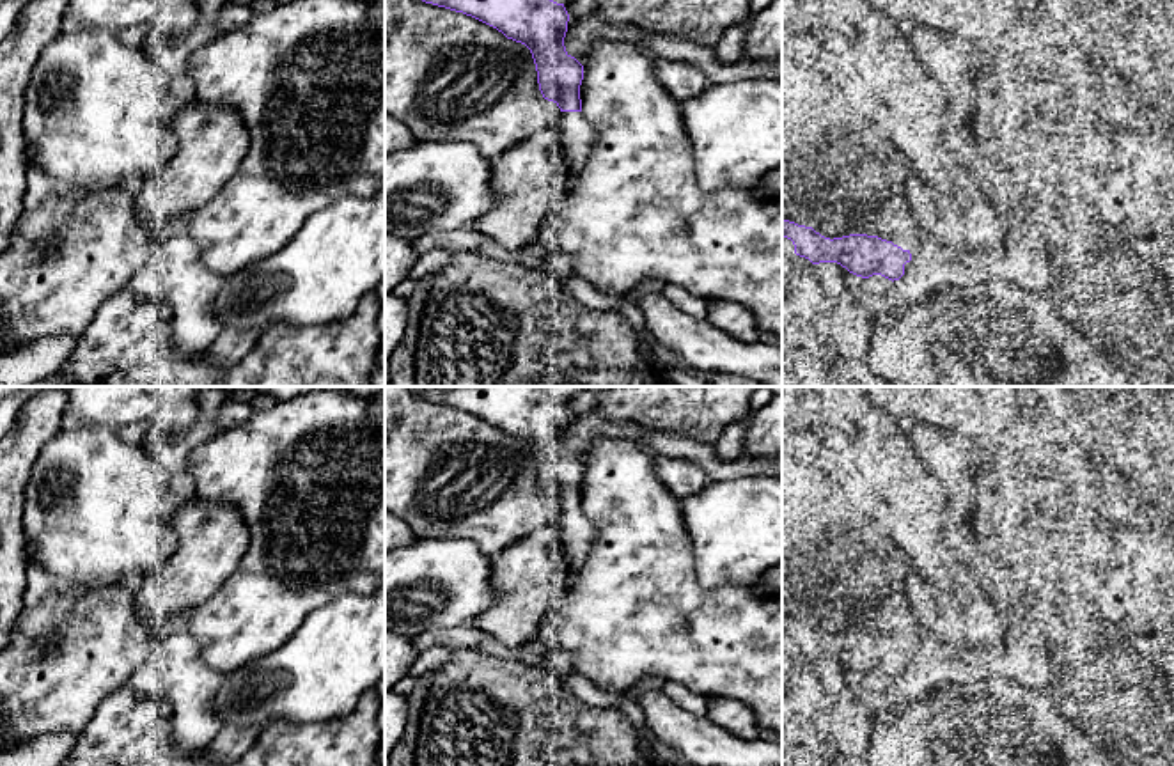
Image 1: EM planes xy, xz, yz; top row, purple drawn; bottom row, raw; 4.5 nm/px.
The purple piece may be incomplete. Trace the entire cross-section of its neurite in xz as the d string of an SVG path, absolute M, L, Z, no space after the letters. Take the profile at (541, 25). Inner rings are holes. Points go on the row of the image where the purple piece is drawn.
M553 0L422 2L472 16L530 50L543 98L553 101L562 112L552 126L553 145L567 160L573 192L594 144L594 129L582 113L583 66L564 46L569 21L564 4Z

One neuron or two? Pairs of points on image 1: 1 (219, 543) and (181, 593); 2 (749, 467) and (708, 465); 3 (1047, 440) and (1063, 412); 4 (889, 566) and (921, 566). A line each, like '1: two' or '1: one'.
1: one
2: one
3: two
4: two

